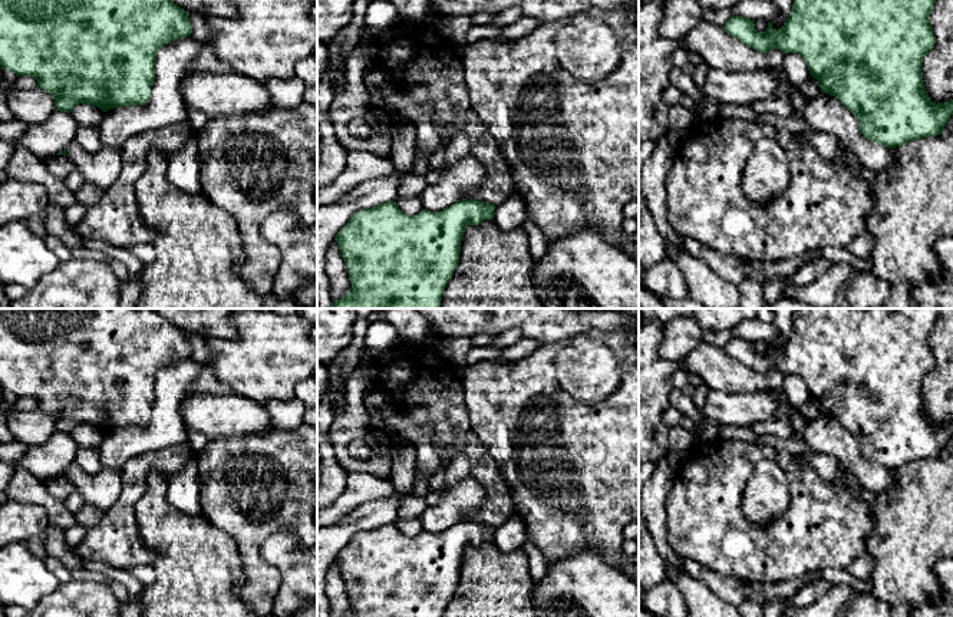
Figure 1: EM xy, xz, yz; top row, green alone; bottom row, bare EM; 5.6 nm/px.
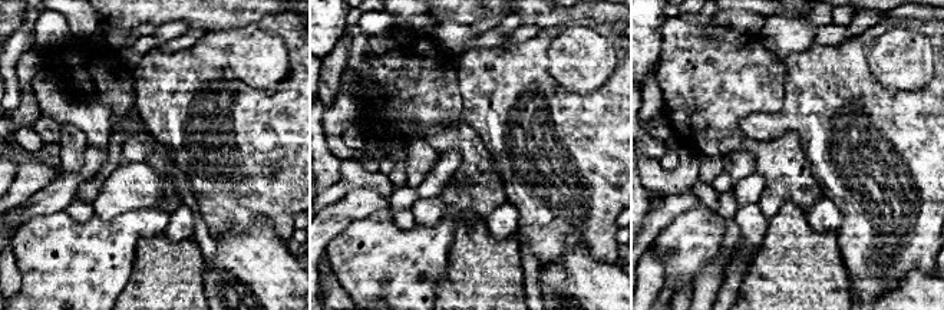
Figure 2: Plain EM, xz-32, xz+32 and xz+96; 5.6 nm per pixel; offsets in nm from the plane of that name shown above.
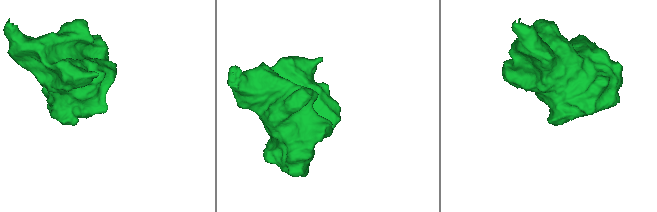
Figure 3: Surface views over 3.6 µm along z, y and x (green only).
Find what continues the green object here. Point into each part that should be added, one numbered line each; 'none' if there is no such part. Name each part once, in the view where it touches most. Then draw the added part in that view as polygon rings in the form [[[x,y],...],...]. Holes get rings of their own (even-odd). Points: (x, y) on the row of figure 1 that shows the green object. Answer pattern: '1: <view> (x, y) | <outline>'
none

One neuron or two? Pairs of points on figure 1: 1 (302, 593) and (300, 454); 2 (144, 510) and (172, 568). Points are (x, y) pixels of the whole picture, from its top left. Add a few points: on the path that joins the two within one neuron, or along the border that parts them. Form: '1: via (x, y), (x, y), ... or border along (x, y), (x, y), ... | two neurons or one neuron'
1: border along (270, 534), (290, 531), (302, 547) | two neurons
2: via (158, 524), (172, 538), (172, 554) | one neuron

